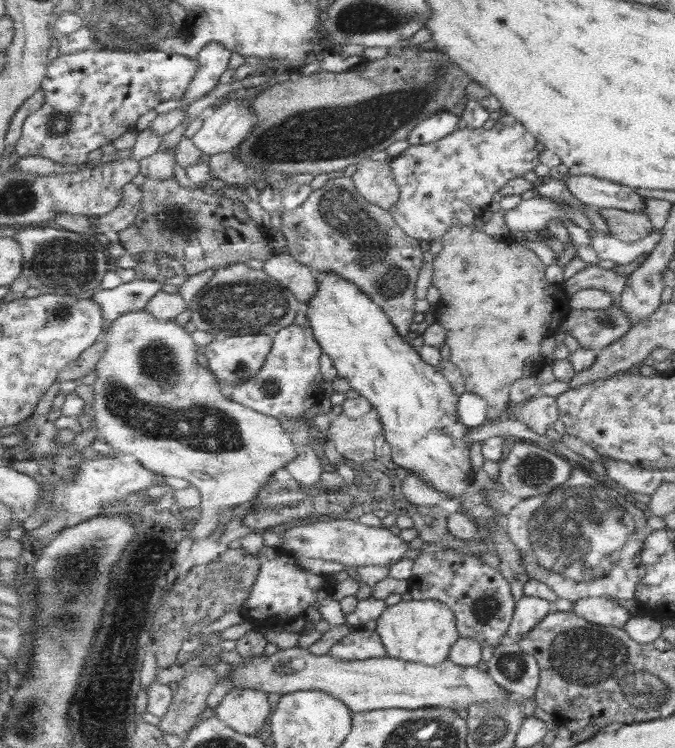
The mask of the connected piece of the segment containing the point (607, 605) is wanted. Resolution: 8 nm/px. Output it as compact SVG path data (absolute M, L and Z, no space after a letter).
M589 597L575 601L572 614L600 626L611 626L622 629L630 618L628 612L615 601L605 597Z

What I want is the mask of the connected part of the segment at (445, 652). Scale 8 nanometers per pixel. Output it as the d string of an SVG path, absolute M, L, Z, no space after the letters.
M407 598L388 606L377 620L376 632L380 634L389 657L432 666L445 663L455 644L462 638L456 624L456 614L439 600Z

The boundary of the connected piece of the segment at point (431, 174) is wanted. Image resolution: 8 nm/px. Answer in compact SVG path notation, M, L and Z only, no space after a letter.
M506 113L496 120L490 129L468 128L457 130L445 139L437 140L433 144L411 145L398 157L392 158L392 172L400 186L398 204L391 210L392 215L409 236L417 240L443 239L451 227L475 226L479 218L493 202L495 194L501 192L509 180L521 178L527 172L535 171L540 164L540 153L537 150L538 138L533 135L520 121Z

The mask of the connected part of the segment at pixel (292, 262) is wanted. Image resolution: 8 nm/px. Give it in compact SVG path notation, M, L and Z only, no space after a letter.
M287 247L279 252L264 262L264 272L291 289L299 301L309 304L311 297L317 293L317 274L291 256Z

